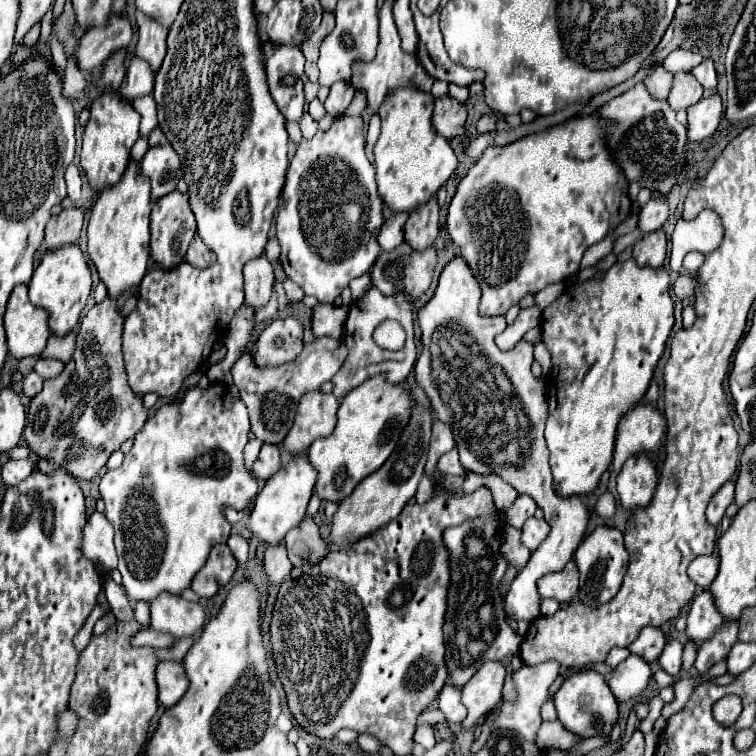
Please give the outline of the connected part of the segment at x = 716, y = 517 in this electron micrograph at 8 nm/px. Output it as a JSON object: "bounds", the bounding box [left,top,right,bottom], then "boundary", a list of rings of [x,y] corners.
{"bounds":[706,481,734,525],"boundary":[[[728,481],[720,487],[720,491],[712,497],[708,509],[706,509],[706,517],[710,525],[718,525],[726,513],[726,507],[730,505],[730,501],[734,501],[734,481]]]}

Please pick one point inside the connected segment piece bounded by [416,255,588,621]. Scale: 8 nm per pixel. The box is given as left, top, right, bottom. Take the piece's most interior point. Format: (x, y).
(498, 410)

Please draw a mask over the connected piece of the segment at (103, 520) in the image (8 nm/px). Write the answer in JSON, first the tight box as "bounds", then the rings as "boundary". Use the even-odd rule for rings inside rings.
{"bounds":[82,511,118,571],"boundary":[[[94,511],[84,527],[84,543],[82,551],[88,559],[98,563],[100,567],[112,571],[118,563],[116,547],[114,547],[114,529],[108,517],[100,511]]]}

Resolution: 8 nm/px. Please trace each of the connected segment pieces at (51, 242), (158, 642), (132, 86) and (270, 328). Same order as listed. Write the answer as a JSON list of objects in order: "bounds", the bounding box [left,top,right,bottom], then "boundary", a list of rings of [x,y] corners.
[{"bounds":[44,205,84,251],"boundary":[[[76,205],[62,209],[58,215],[50,217],[50,221],[46,225],[46,239],[44,239],[48,249],[54,251],[68,243],[76,243],[80,237],[82,221],[84,221],[84,213]]]},{"bounds":[132,629,176,647],"boundary":[[[144,629],[132,635],[132,645],[146,645],[146,647],[170,647],[172,643],[176,643],[174,637],[170,637],[168,633],[158,633],[154,629]]]},{"bounds":[118,57,154,101],"boundary":[[[134,57],[128,65],[128,73],[118,89],[118,95],[124,101],[132,101],[136,97],[152,93],[152,85],[154,85],[154,73],[152,73],[150,65],[146,61],[142,61],[140,57]]]},{"bounds":[252,317,302,367],"boundary":[[[294,317],[274,319],[260,333],[252,357],[262,367],[280,367],[302,353],[302,323]]]}]

